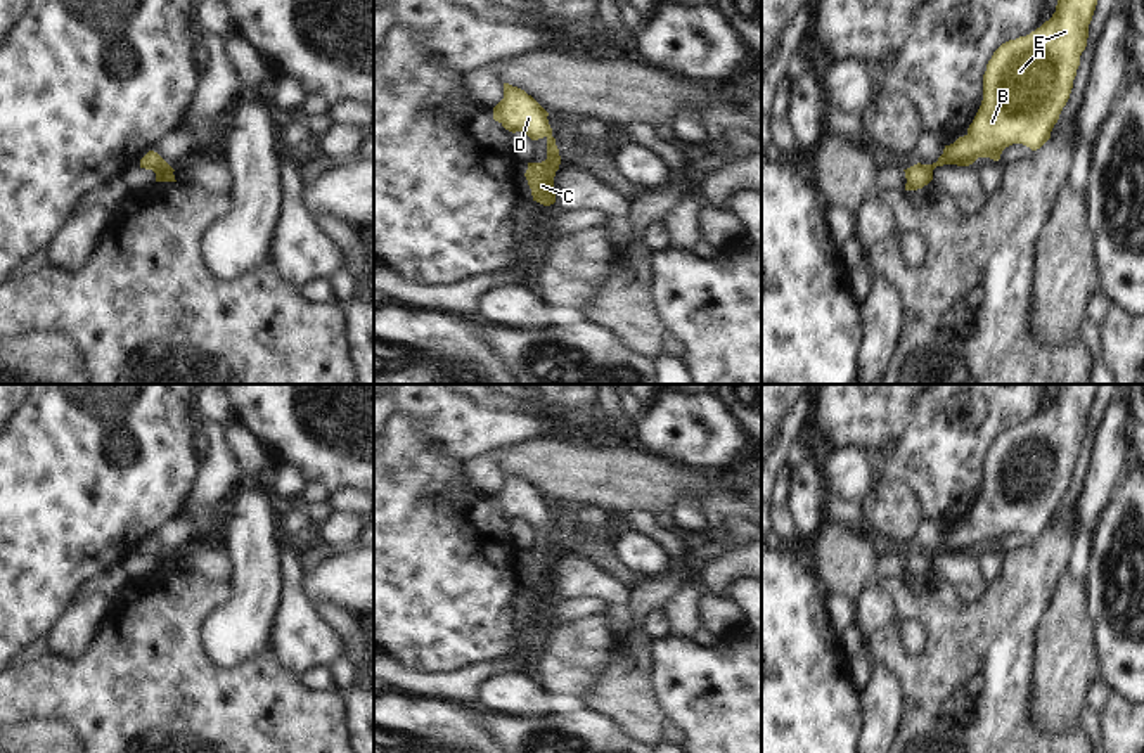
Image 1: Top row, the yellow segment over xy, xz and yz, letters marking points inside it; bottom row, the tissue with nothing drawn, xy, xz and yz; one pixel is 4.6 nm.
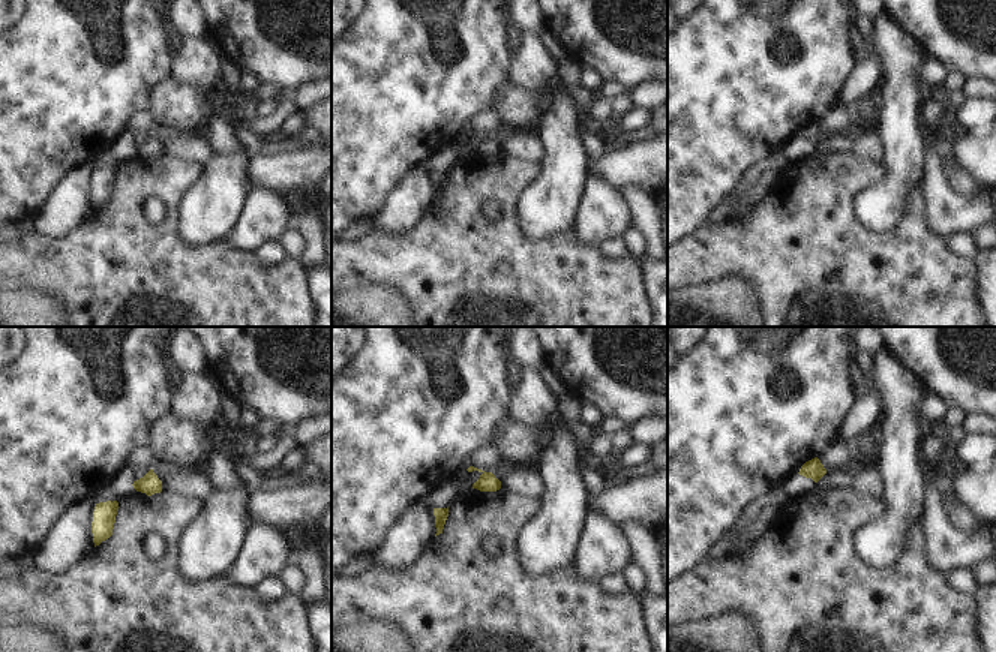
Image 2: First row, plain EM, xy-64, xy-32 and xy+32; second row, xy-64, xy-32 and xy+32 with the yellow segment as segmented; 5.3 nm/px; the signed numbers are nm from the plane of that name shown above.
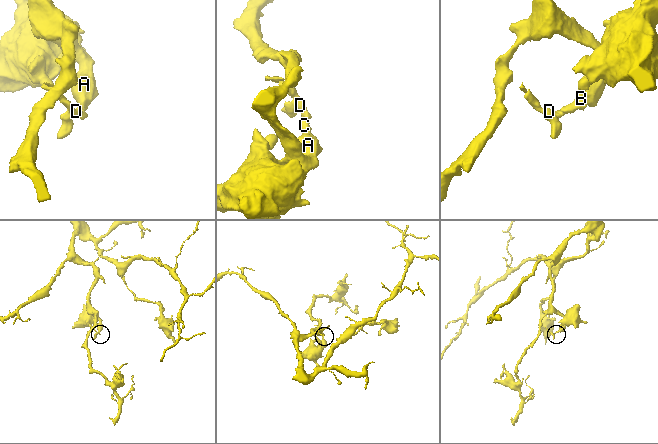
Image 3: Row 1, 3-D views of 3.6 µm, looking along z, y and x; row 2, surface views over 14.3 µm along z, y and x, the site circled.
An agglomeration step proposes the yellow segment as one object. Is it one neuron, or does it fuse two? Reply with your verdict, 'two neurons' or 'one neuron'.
two neurons

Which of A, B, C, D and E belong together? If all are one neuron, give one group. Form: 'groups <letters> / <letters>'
groups A B C E / D

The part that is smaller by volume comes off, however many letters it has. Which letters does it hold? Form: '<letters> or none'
D.

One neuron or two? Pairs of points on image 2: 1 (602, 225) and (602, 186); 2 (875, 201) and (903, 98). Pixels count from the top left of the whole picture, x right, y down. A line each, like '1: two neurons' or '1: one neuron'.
1: one neuron
2: one neuron

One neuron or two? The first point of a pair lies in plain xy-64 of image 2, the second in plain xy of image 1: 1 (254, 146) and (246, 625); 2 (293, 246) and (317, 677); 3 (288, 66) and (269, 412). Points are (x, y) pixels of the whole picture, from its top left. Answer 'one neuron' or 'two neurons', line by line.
1: two neurons
2: two neurons
3: one neuron

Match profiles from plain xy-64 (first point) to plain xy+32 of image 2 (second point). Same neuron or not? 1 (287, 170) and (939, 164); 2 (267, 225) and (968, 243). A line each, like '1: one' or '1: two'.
1: two
2: two

